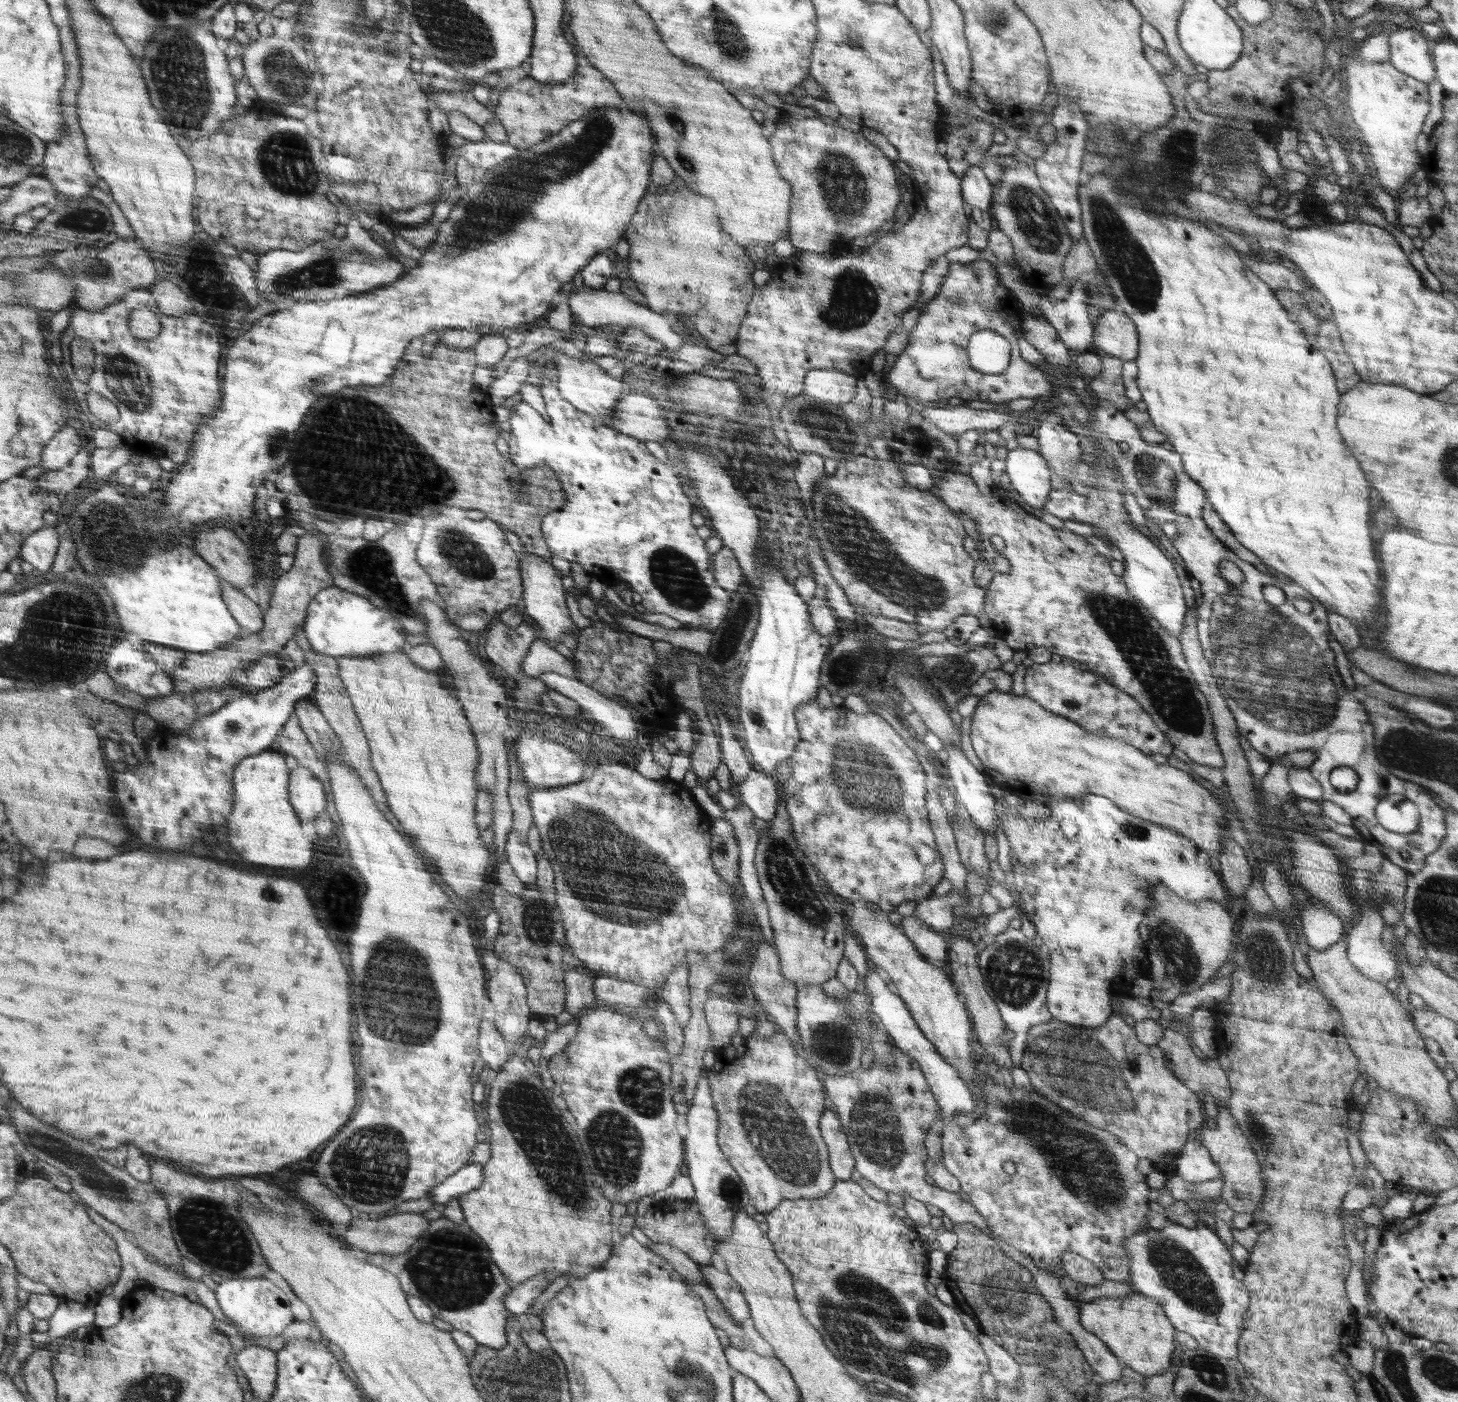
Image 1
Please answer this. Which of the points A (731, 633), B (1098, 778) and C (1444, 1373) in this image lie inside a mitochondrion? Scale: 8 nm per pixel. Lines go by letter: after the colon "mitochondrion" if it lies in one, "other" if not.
A: mitochondrion
B: other
C: mitochondrion

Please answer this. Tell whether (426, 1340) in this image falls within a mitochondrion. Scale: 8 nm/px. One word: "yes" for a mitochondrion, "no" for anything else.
no

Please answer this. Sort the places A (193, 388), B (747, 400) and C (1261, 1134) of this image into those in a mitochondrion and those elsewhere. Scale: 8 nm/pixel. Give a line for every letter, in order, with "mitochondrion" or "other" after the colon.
A: other
B: other
C: mitochondrion

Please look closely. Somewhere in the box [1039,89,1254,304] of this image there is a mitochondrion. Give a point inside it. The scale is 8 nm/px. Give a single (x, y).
(1180, 150)

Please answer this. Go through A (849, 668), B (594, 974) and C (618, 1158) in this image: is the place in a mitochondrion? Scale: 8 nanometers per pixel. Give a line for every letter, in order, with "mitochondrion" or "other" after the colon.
A: mitochondrion
B: other
C: mitochondrion

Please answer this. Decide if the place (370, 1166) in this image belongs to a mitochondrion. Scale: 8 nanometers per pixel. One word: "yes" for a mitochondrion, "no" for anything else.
yes

